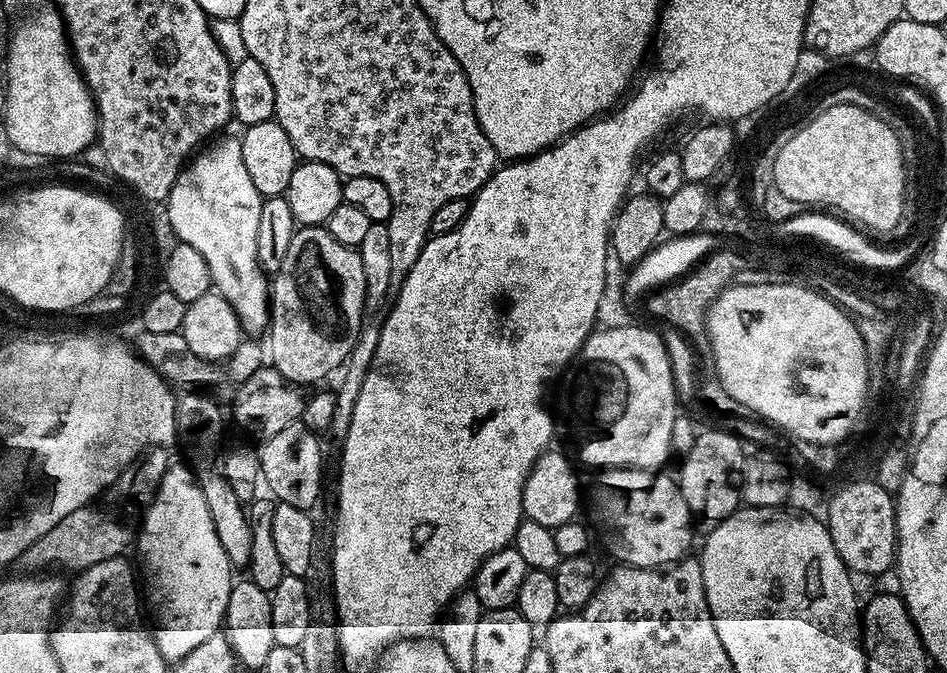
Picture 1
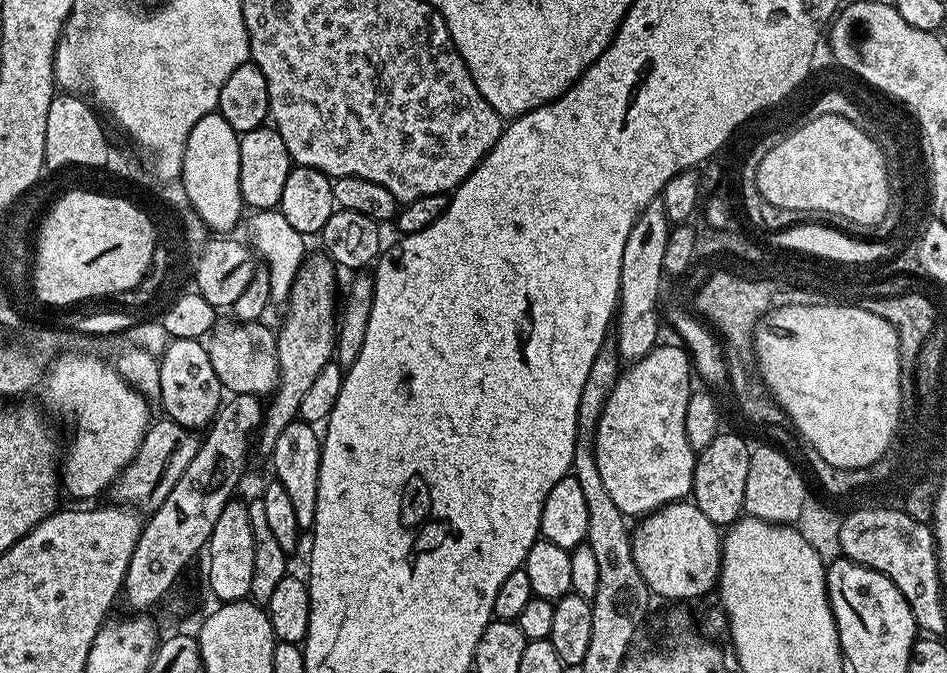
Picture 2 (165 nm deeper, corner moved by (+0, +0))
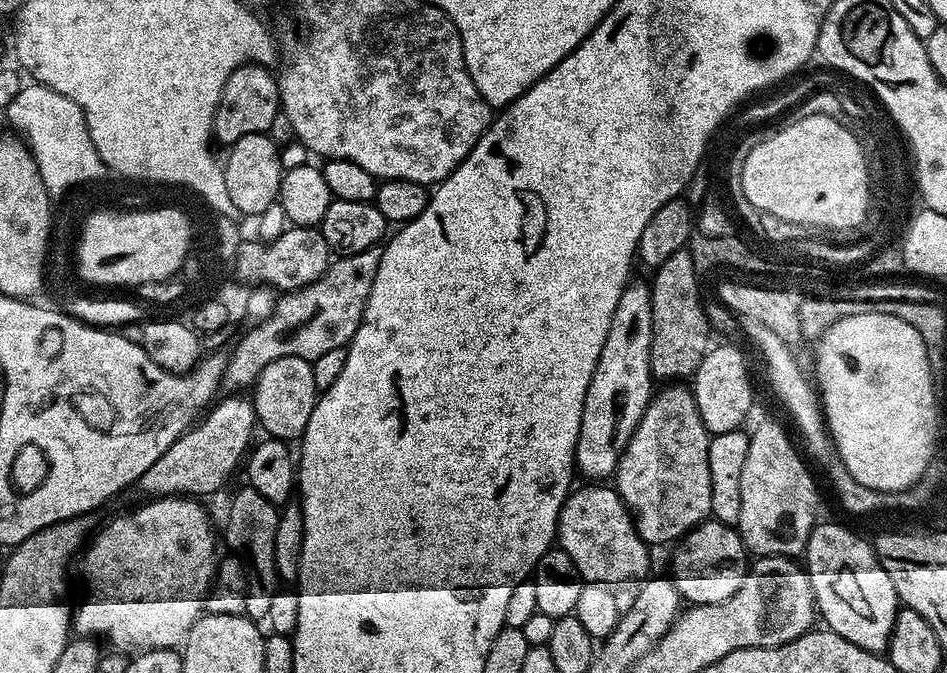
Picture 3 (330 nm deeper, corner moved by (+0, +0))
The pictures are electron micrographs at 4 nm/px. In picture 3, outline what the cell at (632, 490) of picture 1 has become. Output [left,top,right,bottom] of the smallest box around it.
[670,518,750,605]

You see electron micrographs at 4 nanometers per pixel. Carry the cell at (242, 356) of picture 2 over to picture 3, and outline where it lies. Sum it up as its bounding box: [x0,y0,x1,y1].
[250,358,318,442]

